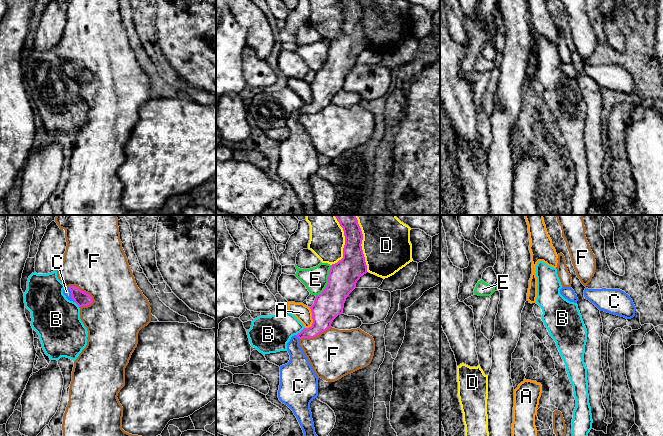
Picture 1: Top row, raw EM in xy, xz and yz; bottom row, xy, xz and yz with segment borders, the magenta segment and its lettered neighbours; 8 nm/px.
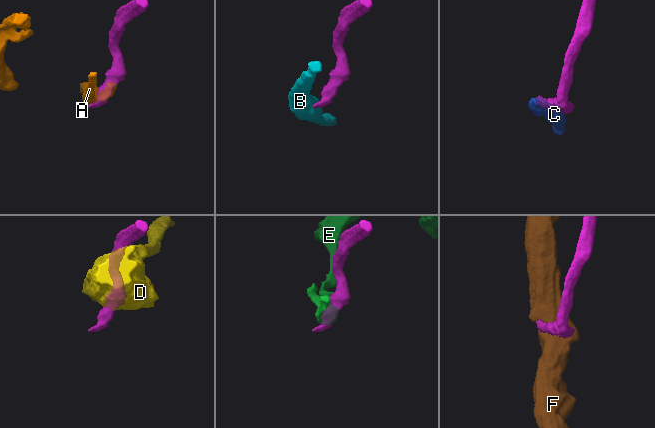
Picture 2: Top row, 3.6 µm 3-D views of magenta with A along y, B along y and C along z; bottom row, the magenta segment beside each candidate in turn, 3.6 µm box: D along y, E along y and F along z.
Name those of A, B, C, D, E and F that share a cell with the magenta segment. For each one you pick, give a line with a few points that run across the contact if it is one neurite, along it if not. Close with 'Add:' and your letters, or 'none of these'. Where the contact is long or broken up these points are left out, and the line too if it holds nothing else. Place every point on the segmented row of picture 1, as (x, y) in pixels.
C: Line: xy (81, 298), (71, 294), (66, 291)
Add: C

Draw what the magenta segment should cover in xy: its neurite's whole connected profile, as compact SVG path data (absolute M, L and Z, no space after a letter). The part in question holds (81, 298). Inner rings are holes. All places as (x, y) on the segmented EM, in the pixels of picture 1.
M76 286L65 287L63 294L68 300L75 302L79 307L90 305L93 302L89 294L81 291Z

